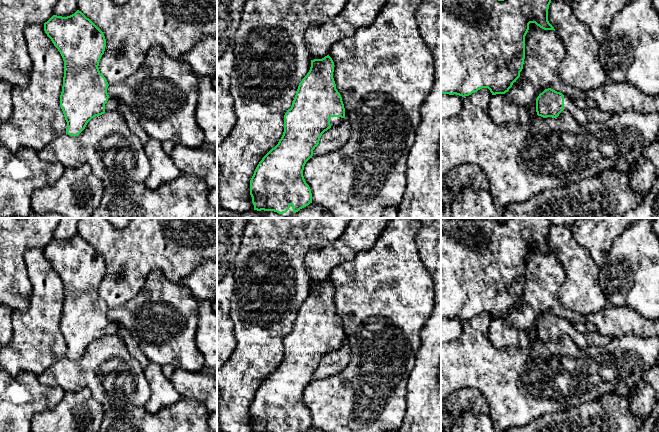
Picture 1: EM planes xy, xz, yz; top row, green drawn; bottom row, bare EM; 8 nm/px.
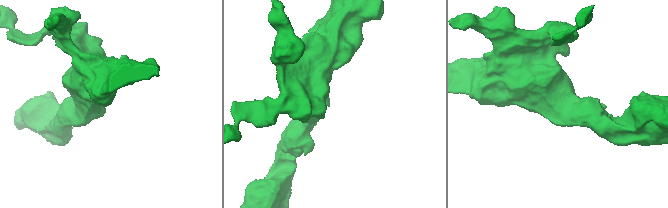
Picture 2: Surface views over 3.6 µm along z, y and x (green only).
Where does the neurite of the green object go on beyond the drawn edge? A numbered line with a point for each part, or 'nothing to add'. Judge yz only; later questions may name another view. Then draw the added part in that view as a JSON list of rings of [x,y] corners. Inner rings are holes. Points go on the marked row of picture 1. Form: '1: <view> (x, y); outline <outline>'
1: yz (583, 117); outline [[[564,95],[564,110],[570,112],[575,120],[581,124],[586,125],[589,122],[603,123],[610,119],[611,113],[600,110],[599,108],[587,108],[585,110],[579,109],[572,99]]]

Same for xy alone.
1: xy (112, 104); outline [[[109,96],[107,103],[105,104],[105,113],[113,112],[118,109],[119,101]]]

